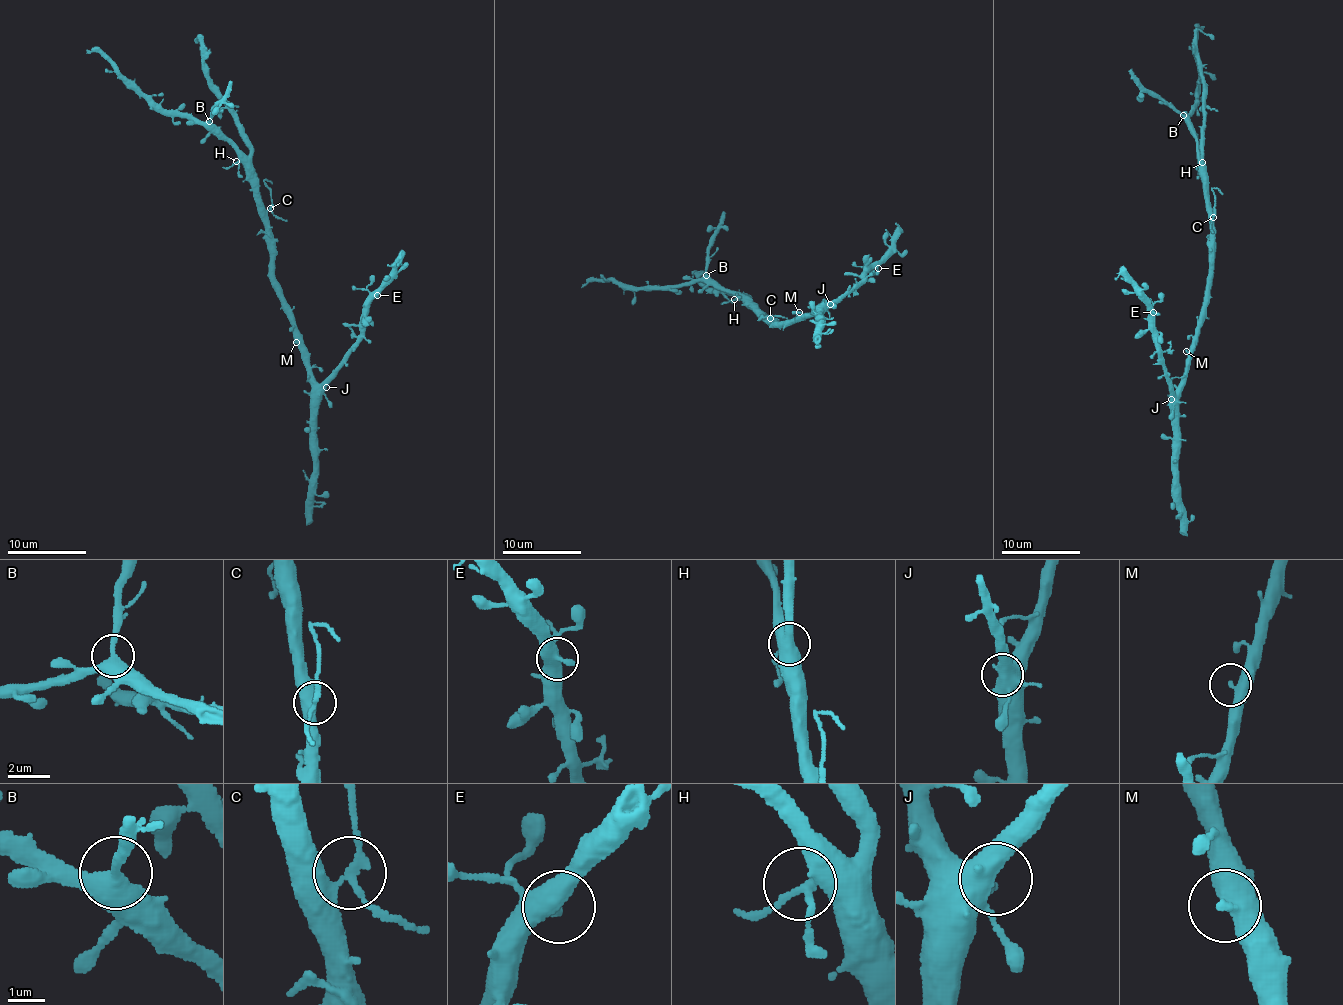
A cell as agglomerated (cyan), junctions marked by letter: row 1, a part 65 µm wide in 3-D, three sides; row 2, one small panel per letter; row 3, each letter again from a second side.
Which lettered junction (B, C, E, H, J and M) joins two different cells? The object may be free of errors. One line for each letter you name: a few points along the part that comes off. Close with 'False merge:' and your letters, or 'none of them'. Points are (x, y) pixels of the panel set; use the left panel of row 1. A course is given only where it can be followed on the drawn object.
C: Course of the part to remove: (269, 208), (271, 190), (265, 182), (267, 180), (271, 183)
False merge: C

